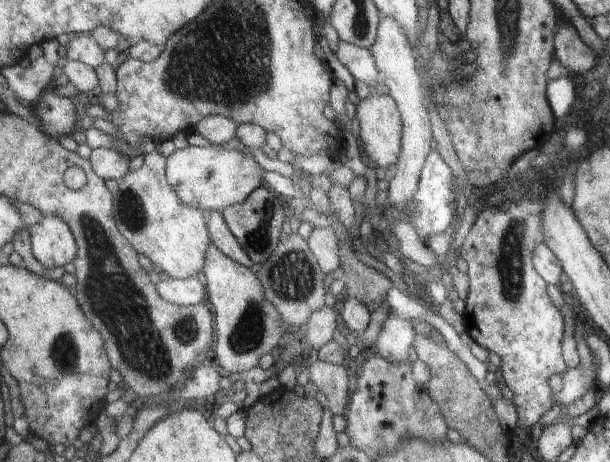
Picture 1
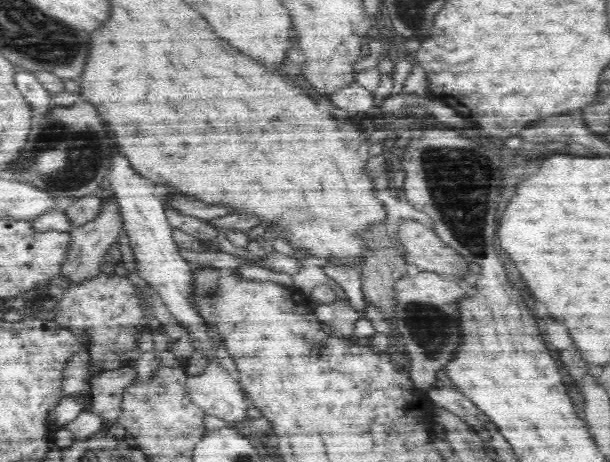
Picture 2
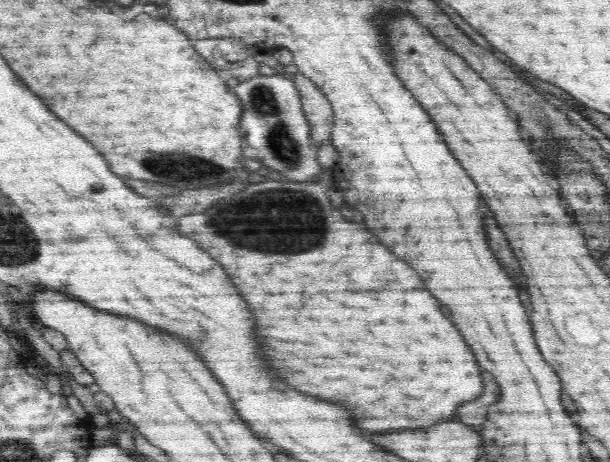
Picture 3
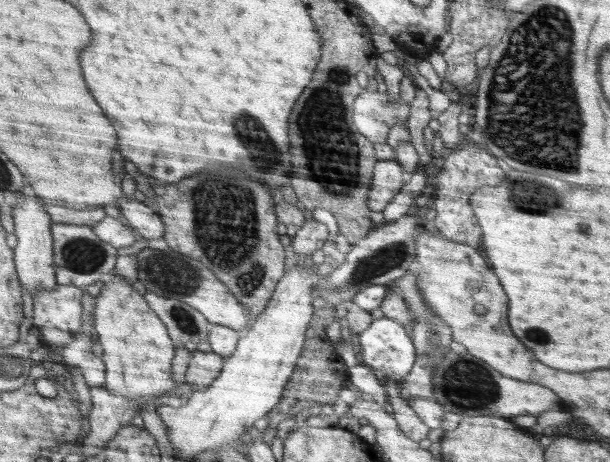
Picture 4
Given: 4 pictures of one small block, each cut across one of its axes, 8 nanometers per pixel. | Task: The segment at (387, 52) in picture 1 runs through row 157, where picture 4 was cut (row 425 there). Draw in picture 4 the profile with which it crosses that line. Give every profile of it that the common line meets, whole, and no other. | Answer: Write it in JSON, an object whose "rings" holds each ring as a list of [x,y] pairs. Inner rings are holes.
{"rings":[[[391,389],[386,395],[387,401],[392,405],[394,418],[400,424],[404,433],[416,442],[424,440],[430,432],[430,427],[424,424],[420,417],[416,415],[414,409],[399,397],[397,389]]]}

